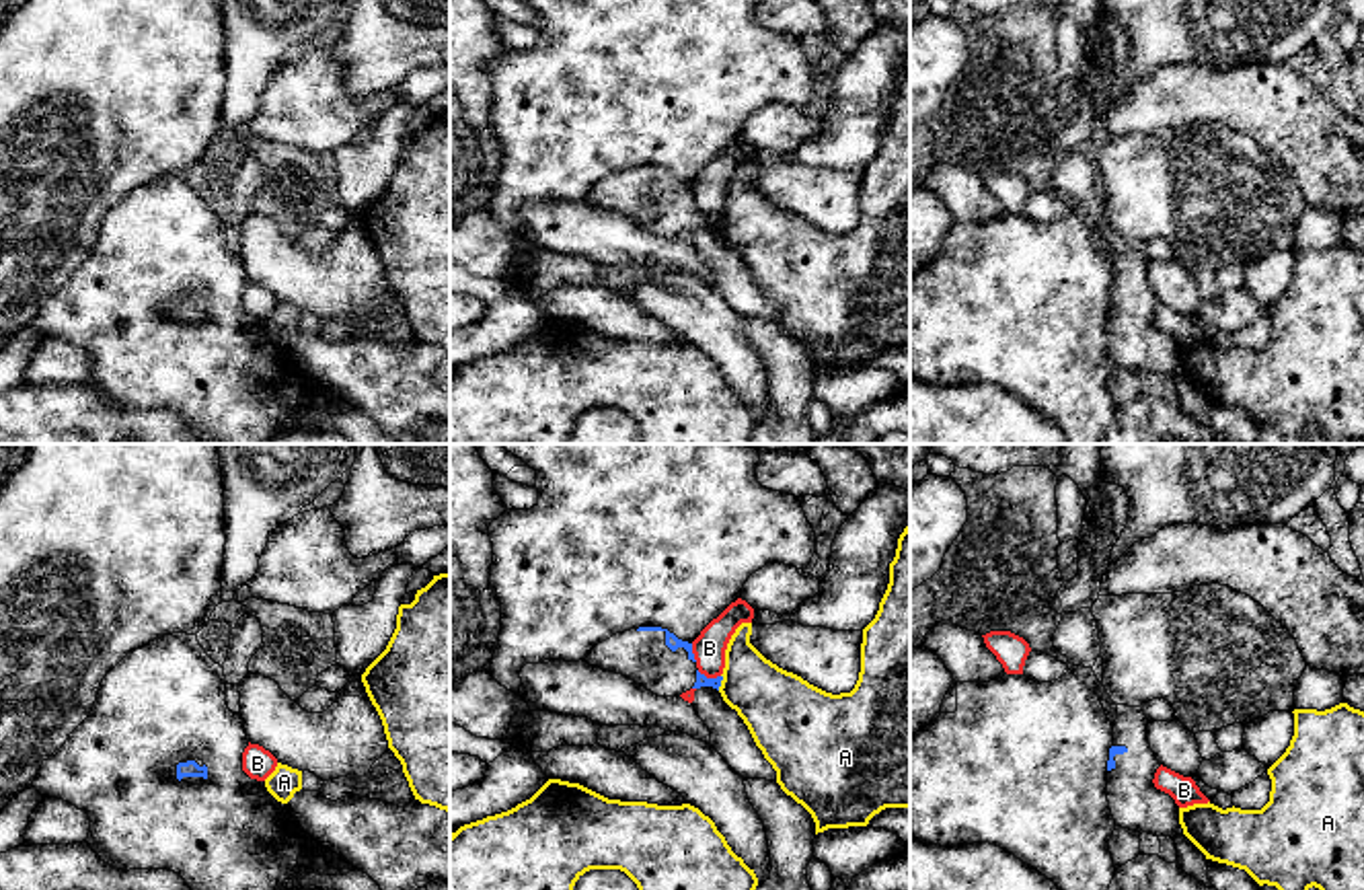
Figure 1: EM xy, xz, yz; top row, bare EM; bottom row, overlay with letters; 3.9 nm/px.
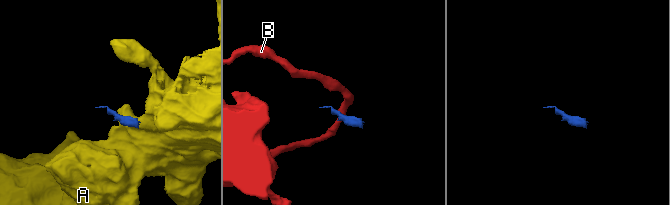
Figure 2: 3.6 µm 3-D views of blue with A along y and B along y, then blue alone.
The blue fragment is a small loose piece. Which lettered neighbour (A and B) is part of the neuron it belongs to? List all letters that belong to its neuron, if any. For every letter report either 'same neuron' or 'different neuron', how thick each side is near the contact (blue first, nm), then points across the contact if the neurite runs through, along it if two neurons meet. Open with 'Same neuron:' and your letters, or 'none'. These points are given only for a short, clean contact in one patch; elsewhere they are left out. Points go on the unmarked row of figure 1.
Same neuron: none
A: different neuron | 50/280 nm | along xz (722, 214), (717, 229)
B: different neuron | 50/130 nm | along xz (697, 210), (707, 216), (720, 216)

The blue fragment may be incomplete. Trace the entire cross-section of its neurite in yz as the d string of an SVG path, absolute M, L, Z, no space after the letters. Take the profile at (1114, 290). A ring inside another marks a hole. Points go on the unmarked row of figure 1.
M1117 245L1107 300L1109 349L1115 366L1175 378L1181 366L1179 345L1152 323L1161 304L1146 280L1146 265L1142 247Z

